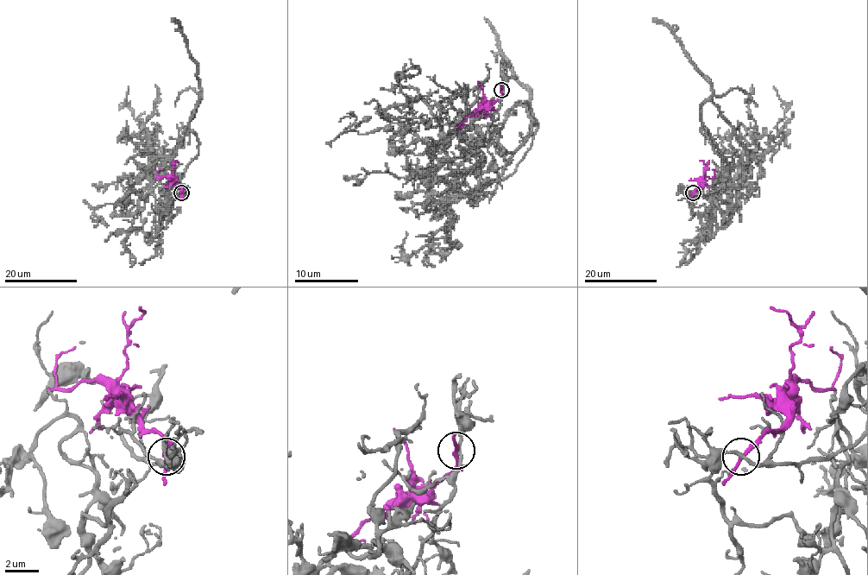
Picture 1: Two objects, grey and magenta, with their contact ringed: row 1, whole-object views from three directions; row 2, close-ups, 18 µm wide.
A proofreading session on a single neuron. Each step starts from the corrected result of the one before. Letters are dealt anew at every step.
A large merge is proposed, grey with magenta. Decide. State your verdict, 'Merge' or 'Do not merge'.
Do not merge

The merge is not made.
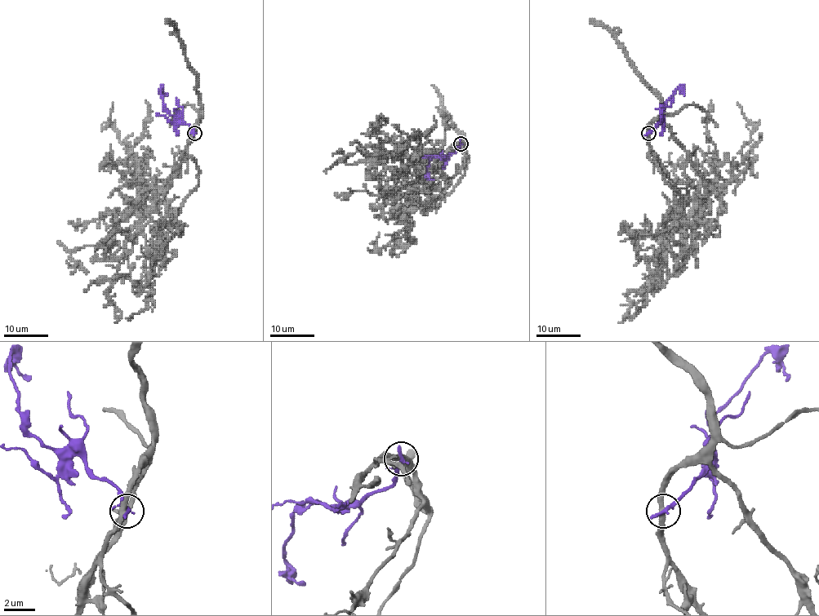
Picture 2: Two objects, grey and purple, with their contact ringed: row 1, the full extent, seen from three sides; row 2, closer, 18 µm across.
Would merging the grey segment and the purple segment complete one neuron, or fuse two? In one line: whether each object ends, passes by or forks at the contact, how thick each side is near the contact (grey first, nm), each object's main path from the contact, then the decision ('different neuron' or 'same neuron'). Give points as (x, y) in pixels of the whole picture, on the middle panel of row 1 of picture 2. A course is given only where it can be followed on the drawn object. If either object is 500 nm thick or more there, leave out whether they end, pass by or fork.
grey passes by | purple passes by | 320/240 nm | grey via (460, 144), (432, 170), (404, 169), (425, 159), (413, 163), (414, 138), (392, 125) | purple via (460, 144), (460, 149), (447, 157), (429, 159), (426, 169), (429, 178), (433, 180) | different neuron

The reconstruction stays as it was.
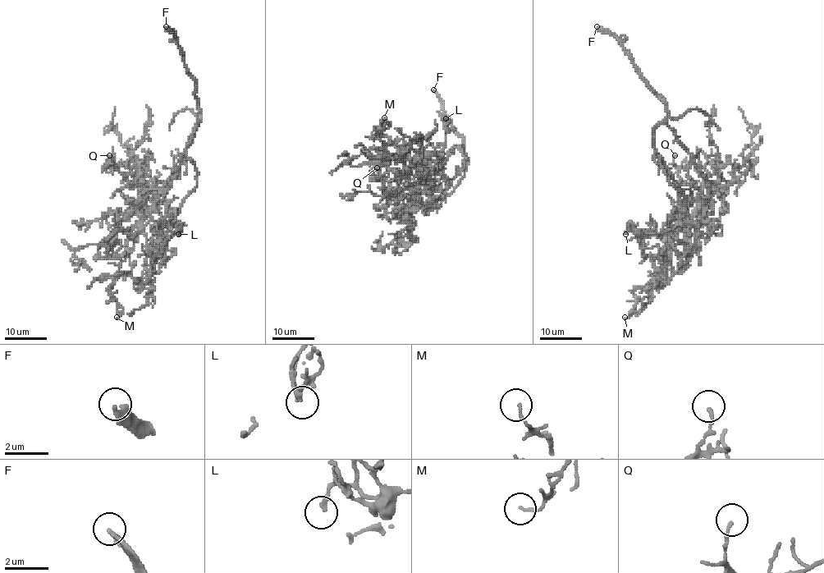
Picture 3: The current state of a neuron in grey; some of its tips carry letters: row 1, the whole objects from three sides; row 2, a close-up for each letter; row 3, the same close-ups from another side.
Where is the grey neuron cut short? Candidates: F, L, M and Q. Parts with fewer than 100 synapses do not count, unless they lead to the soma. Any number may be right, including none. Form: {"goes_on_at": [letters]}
{"goes_on_at": ["F"]}

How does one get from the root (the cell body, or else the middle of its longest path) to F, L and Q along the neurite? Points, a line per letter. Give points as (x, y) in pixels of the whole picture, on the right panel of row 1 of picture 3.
F: (654, 145), (654, 130), (666, 118), (666, 103), (648, 85), (623, 45), (597, 26)
L: (654, 145), (678, 189), (681, 204), (676, 208), (679, 214), (677, 222), (666, 231), (628, 229), (625, 234)
Q: (654, 145), (654, 130), (666, 123), (720, 190), (715, 172), (704, 181), (693, 163), (678, 167), (675, 155)

